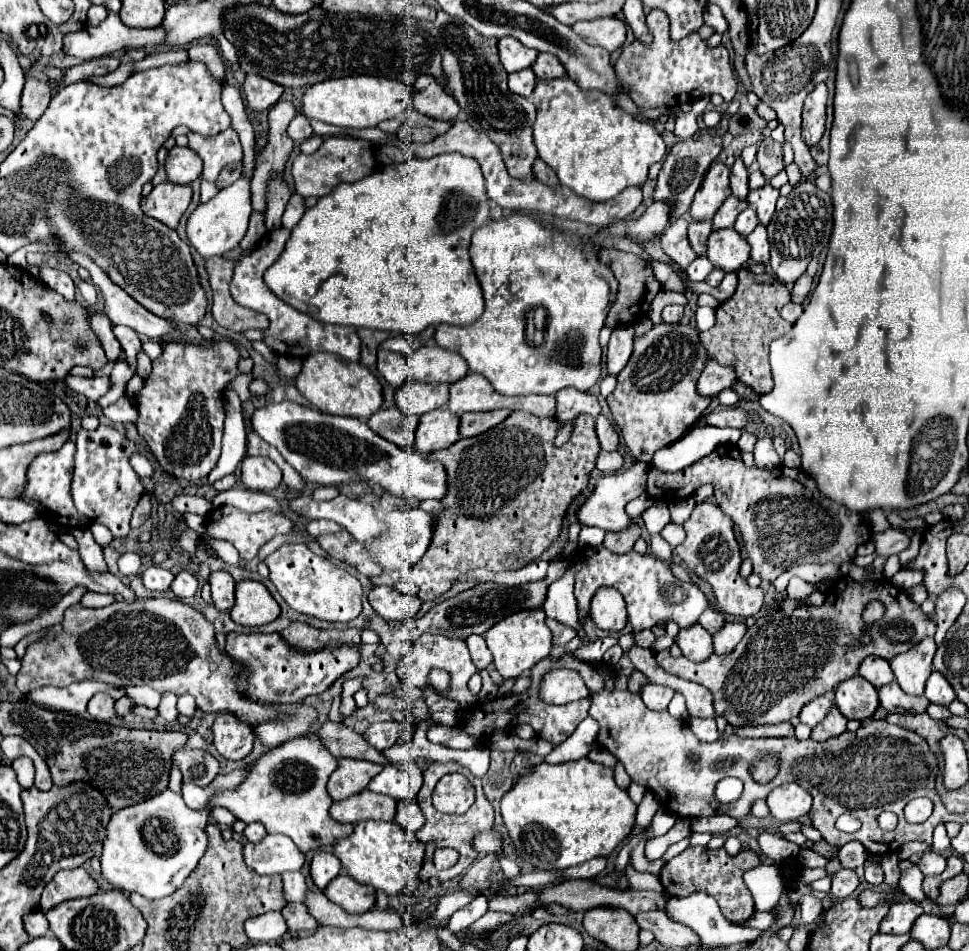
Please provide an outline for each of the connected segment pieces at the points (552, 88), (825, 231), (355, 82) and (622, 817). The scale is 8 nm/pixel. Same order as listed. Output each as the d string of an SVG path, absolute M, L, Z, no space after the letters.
M566 77L538 81L532 103L536 105L534 143L538 155L556 171L562 185L590 201L608 201L630 185L644 185L650 165L666 153L652 123L628 115L610 95L582 91Z
M802 181L792 187L790 195L780 197L774 219L768 223L770 239L770 267L776 271L776 279L782 283L794 283L812 257L820 253L820 243L828 243L832 233L832 199L828 193L820 191L812 181Z
M352 75L340 79L326 79L322 83L314 83L306 89L300 101L302 115L310 119L318 119L344 129L368 129L376 127L380 121L398 117L408 109L412 95L410 89L394 79L372 77L372 75Z
M584 757L560 765L540 763L534 767L532 775L520 777L518 783L502 797L502 819L518 855L534 869L568 869L594 857L608 859L614 855L634 829L636 803L614 783L610 767L592 763Z

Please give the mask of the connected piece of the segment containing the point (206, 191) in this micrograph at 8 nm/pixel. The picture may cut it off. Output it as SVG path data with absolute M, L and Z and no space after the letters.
M202 179L202 195L200 195L200 201L210 201L218 191L220 191L220 187L216 185L216 183L212 183L212 181L206 181L206 179Z

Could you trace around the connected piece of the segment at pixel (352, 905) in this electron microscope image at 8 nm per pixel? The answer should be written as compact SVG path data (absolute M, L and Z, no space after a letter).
M338 875L324 891L324 895L348 913L366 913L376 903L376 889L360 885L348 875Z

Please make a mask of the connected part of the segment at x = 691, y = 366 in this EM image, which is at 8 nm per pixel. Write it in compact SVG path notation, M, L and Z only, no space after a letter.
M660 323L660 325L654 325L650 331L646 331L642 337L634 339L634 353L630 357L630 363L624 367L622 375L618 375L616 389L612 395L606 397L606 403L614 415L616 425L620 427L624 443L628 445L628 449L636 461L650 463L658 449L678 441L704 415L704 411L708 409L712 399L698 395L696 383L698 383L698 377L700 377L706 361L708 361L708 351L698 337L698 329L692 325Z

